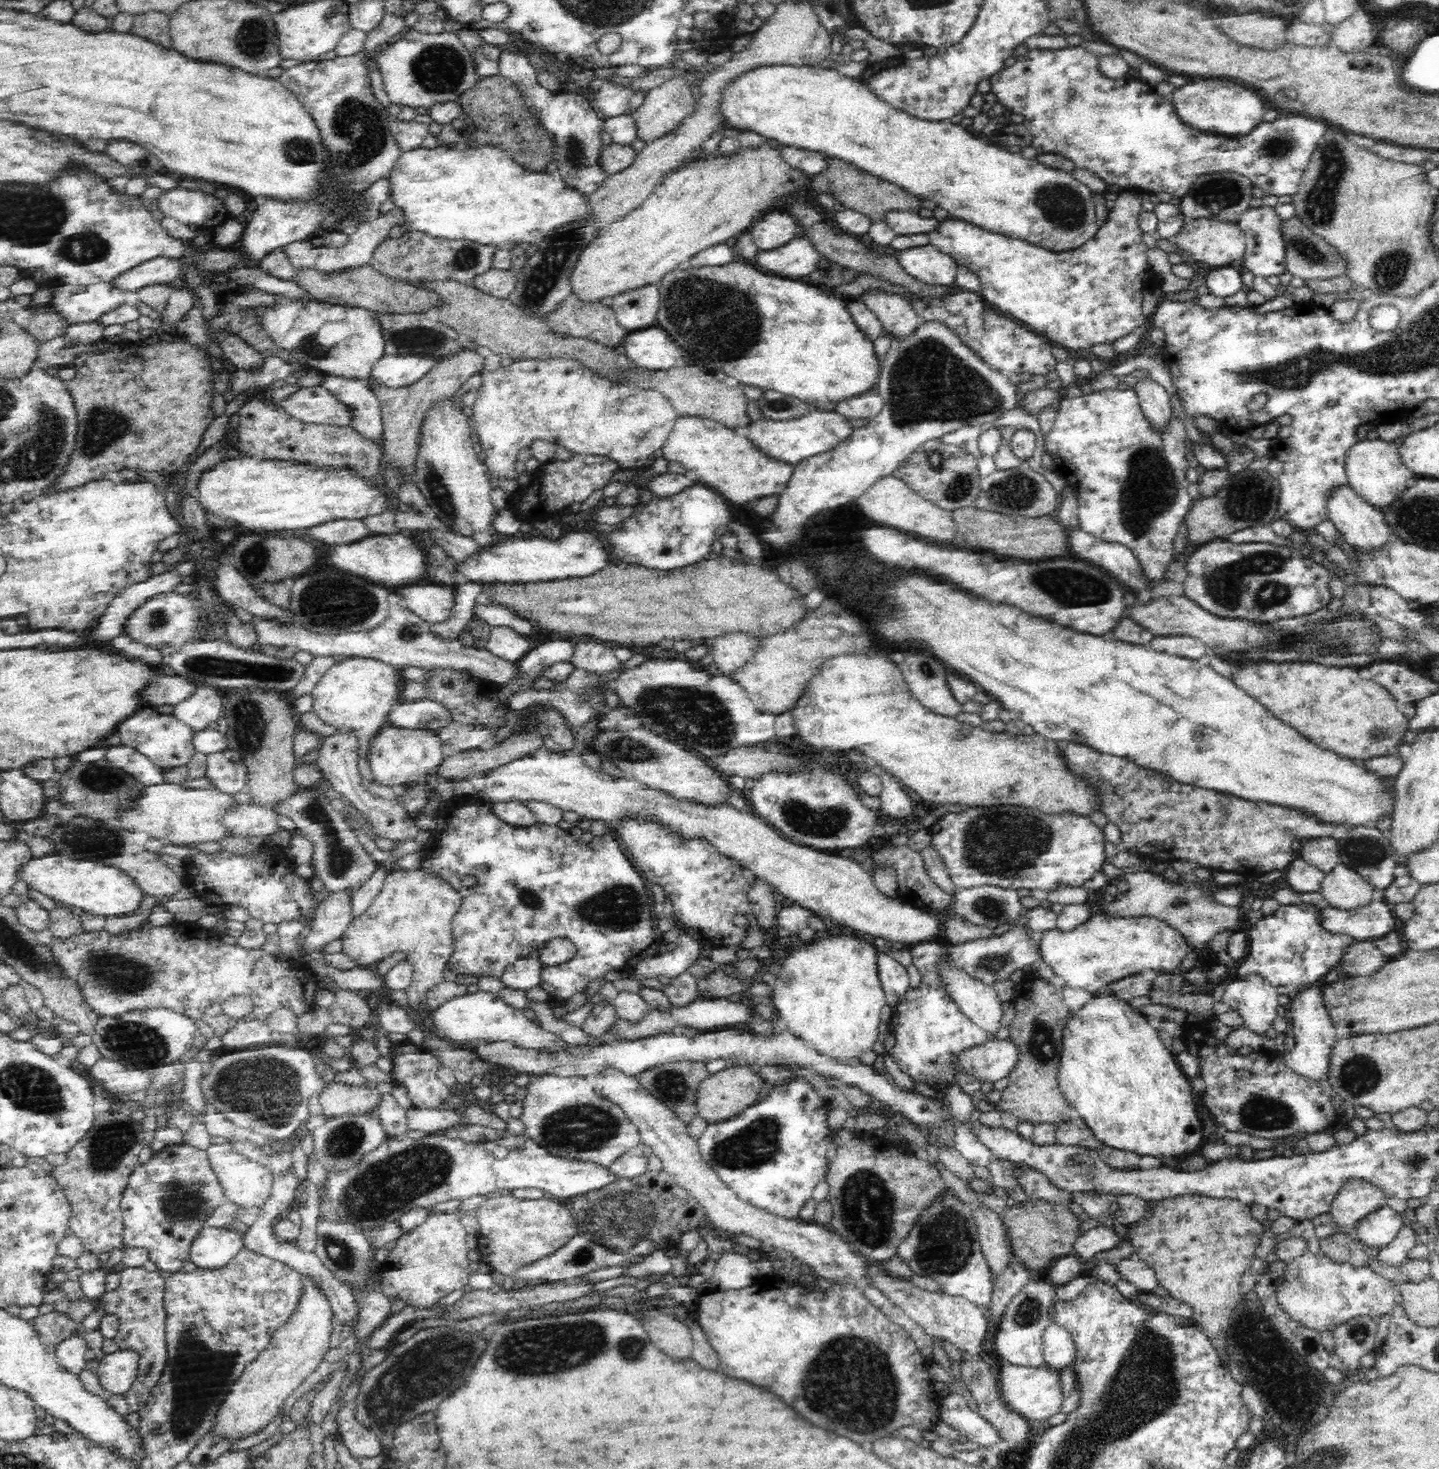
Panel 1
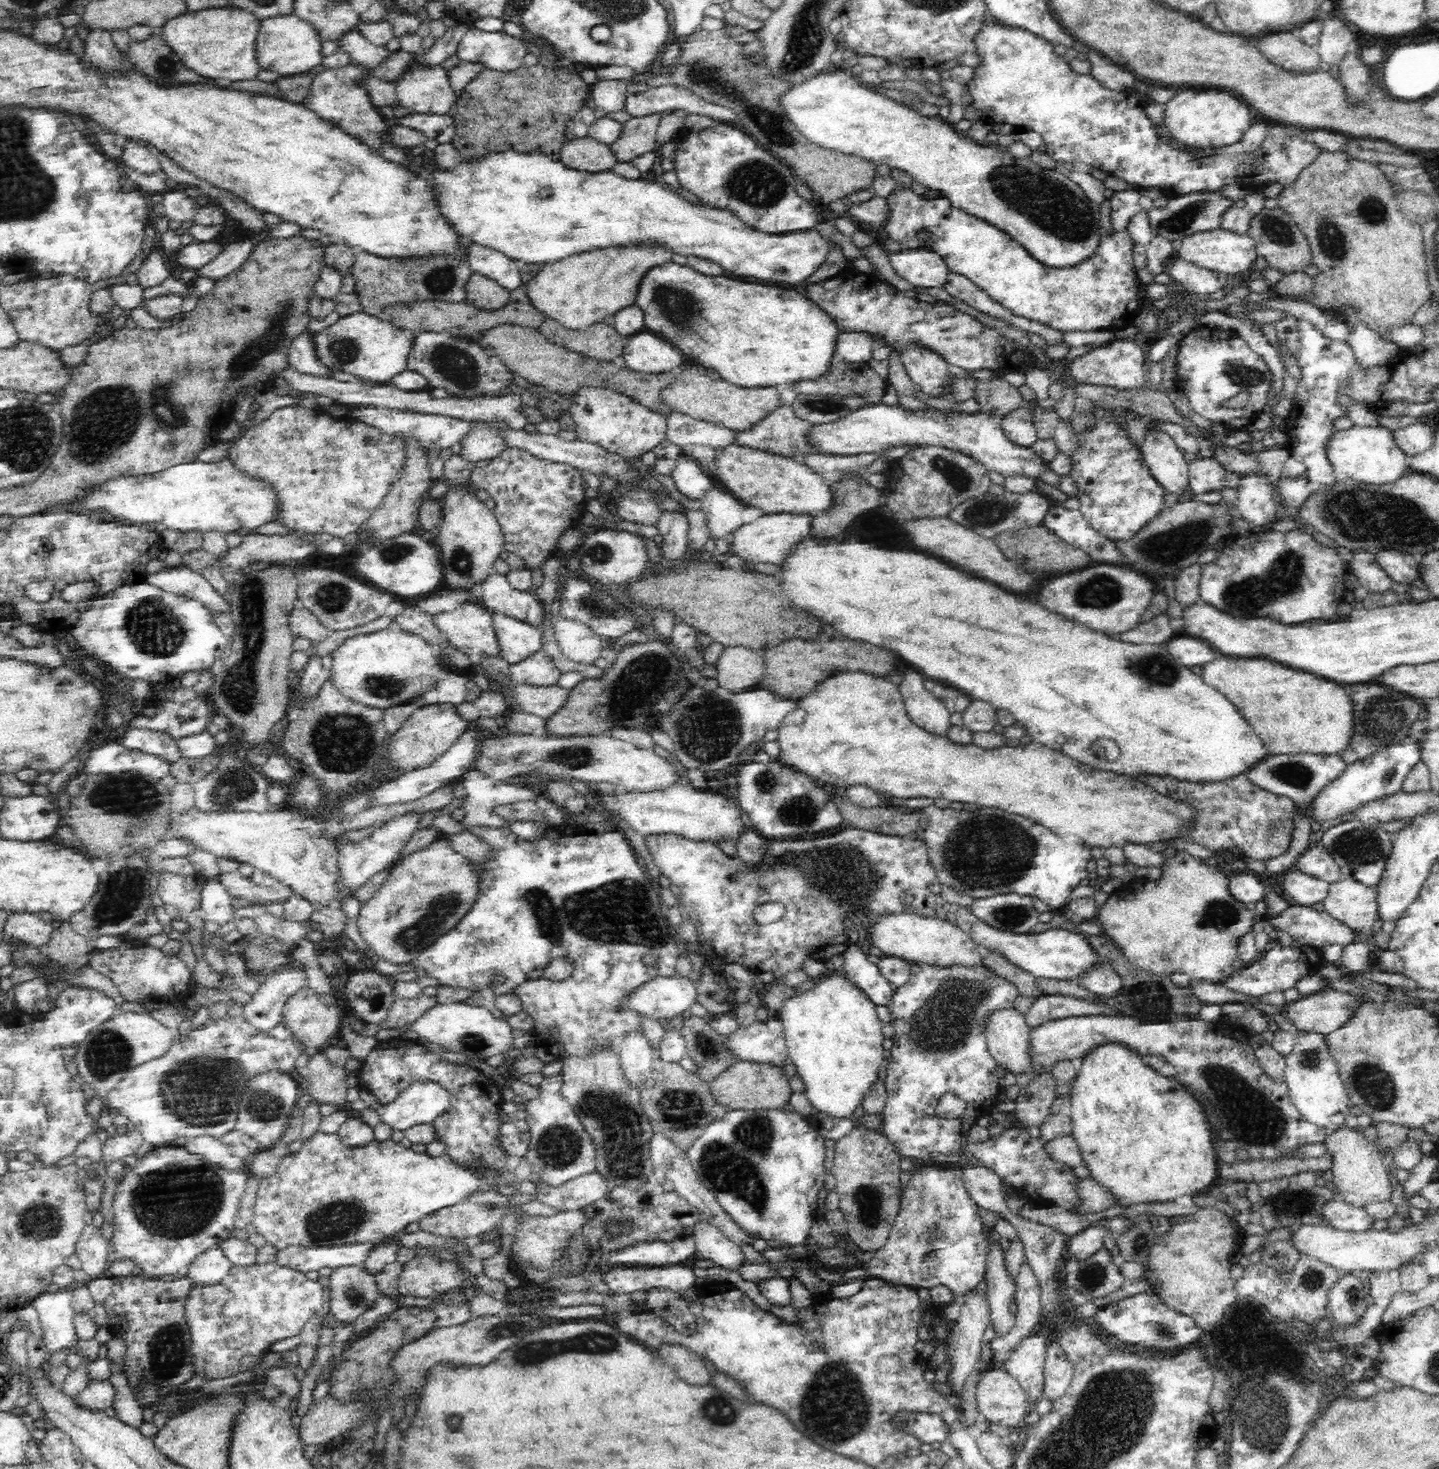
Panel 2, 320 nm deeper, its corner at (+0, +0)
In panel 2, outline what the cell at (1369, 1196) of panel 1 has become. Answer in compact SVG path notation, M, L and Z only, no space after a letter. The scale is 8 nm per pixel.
M1350 1125L1334 1129L1323 1140L1325 1147L1334 1153L1332 1158L1332 1187L1337 1200L1350 1206L1364 1208L1372 1202L1390 1200L1394 1191L1389 1181L1389 1174L1379 1148L1367 1141L1360 1128Z

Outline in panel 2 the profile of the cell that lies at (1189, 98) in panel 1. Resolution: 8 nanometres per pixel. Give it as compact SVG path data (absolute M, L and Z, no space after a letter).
M1220 89L1180 90L1166 102L1163 122L1169 135L1176 141L1196 148L1218 148L1234 144L1253 123L1254 110L1236 95Z

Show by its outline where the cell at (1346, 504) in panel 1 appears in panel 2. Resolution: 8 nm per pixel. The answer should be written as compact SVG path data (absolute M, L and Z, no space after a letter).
M1378 549L1373 552L1374 560L1382 567L1384 572L1398 584L1414 585L1417 581L1417 566L1419 559L1408 556L1406 552L1402 554L1399 550L1394 549Z

